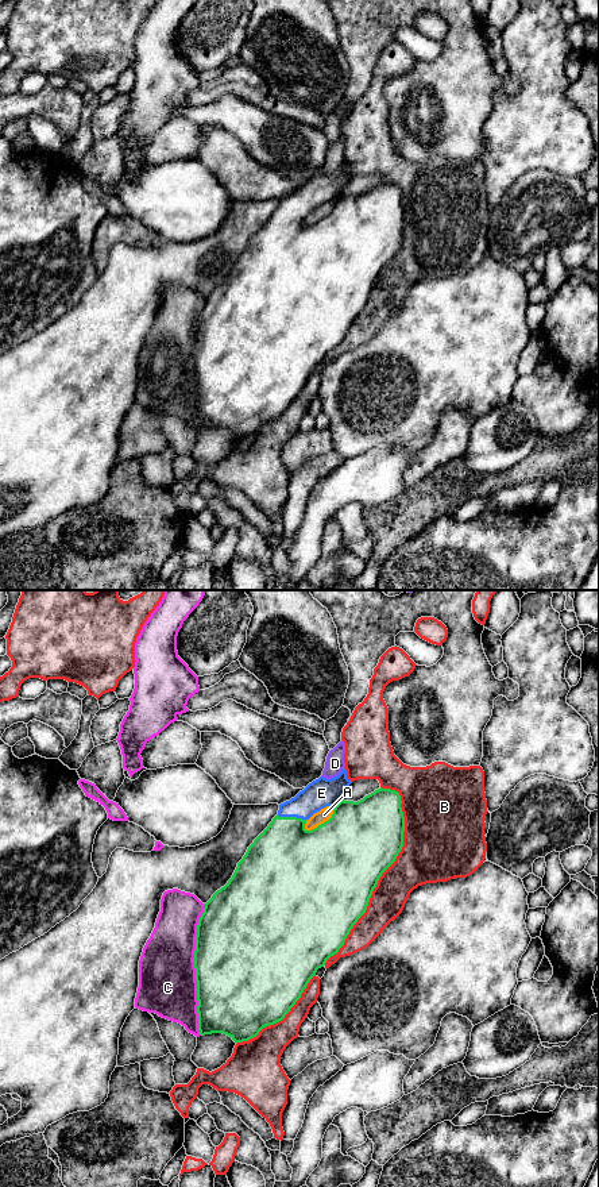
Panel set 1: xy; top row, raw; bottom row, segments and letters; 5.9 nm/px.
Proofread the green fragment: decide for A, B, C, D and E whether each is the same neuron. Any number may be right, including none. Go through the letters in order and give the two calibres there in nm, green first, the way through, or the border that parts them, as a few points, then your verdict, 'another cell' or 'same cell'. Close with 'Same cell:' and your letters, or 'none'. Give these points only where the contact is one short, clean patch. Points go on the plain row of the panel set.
A: 500 nm thick on the green side, 80 nm on the other; border along xy (335, 201), (327, 215), (310, 224), (304, 223); another cell
B: 500 nm thick on the green side, 260 nm on the other; another cell
C: 500 nm thick on the green side, 340 nm on the other; another cell
D: 440 nm thick on the green side, 20 nm on the other; another cell
E: 420 nm thick on the green side, 170 nm on the other; same cell
Same cell: E

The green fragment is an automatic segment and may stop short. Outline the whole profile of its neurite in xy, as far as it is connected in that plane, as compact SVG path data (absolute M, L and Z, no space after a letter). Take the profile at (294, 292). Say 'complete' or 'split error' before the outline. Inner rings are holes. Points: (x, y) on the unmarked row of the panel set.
split error | M343 163L337 172L320 172L294 193L281 199L278 209L248 242L228 278L205 298L197 320L193 354L201 431L223 428L237 439L282 416L317 365L339 347L366 308L379 273L403 242L405 212L401 190L395 185L380 182L358 197L344 196L351 178ZM326 201L335 203L332 212L306 226L306 216Z

